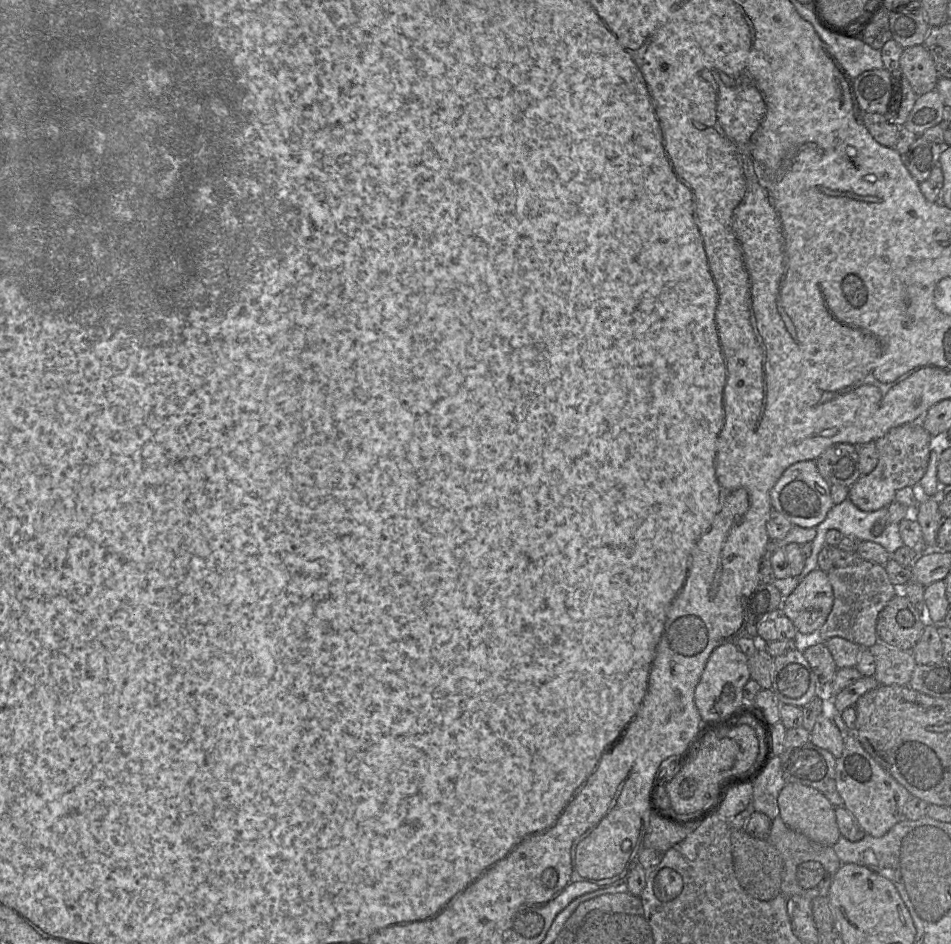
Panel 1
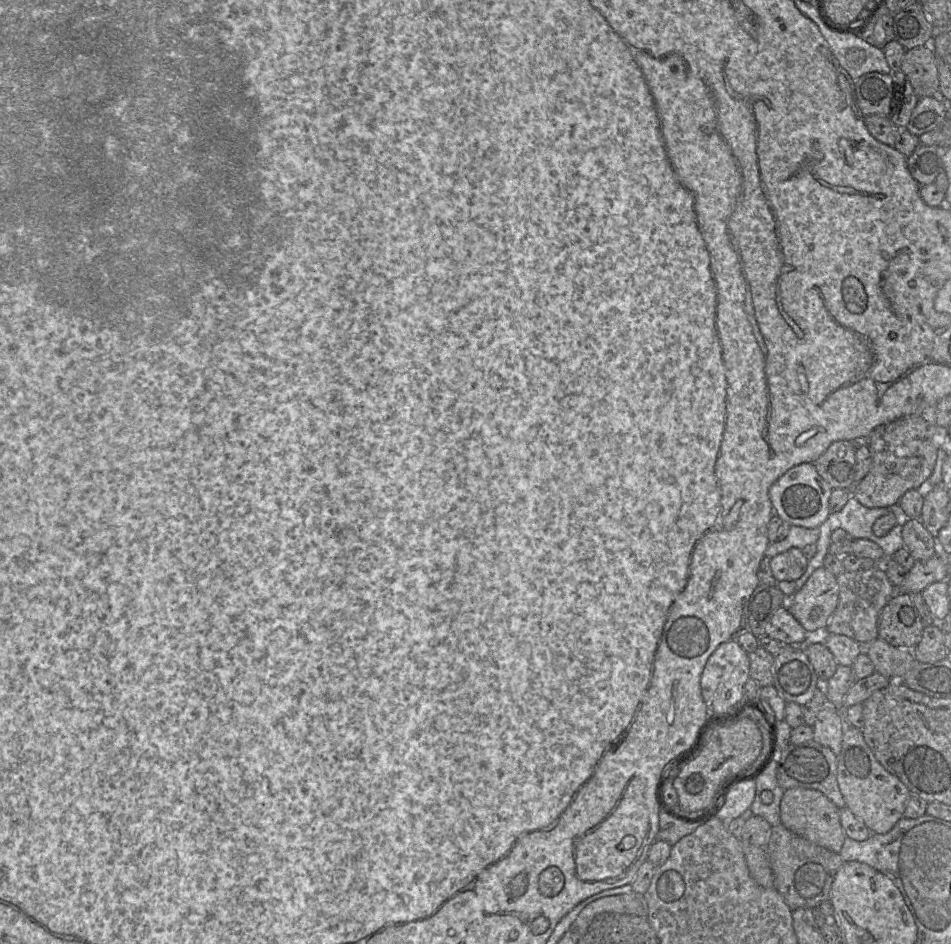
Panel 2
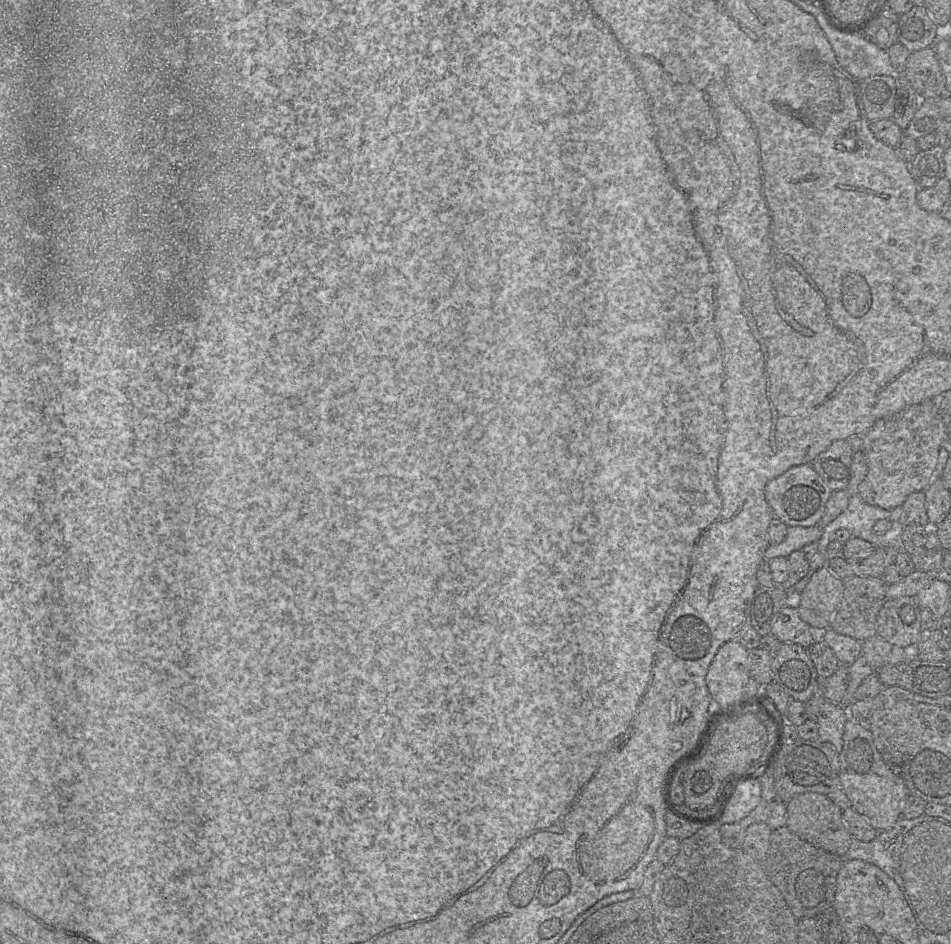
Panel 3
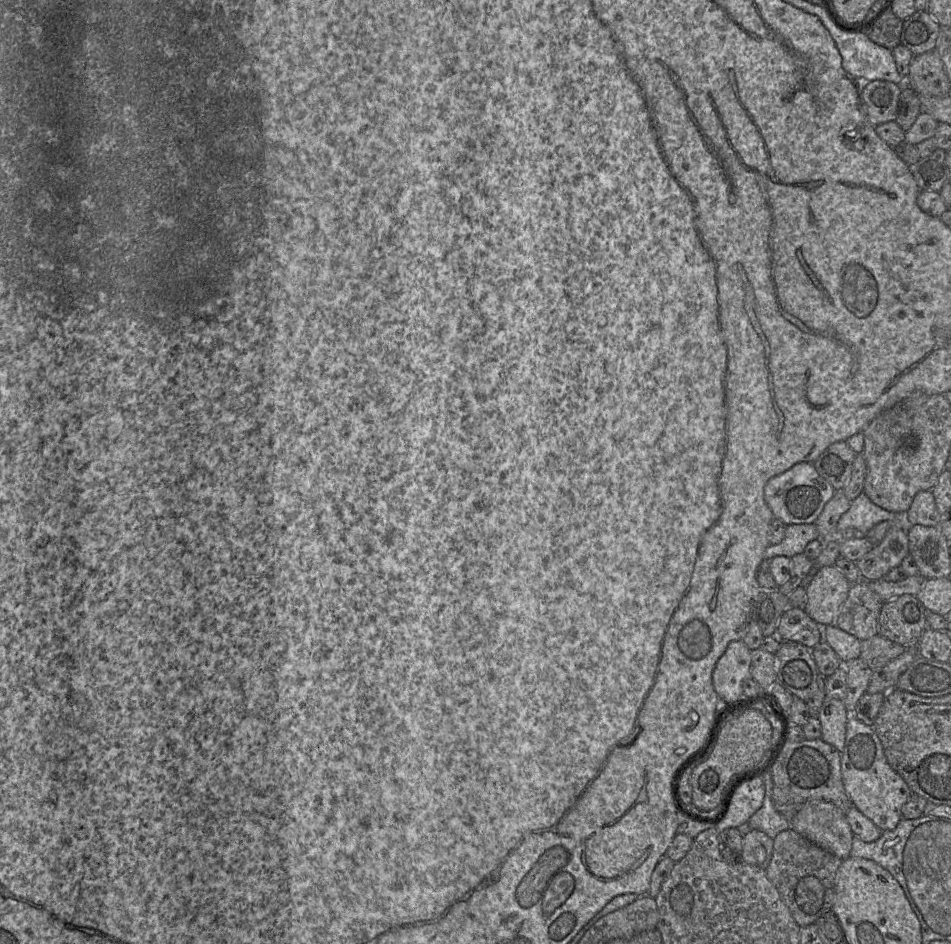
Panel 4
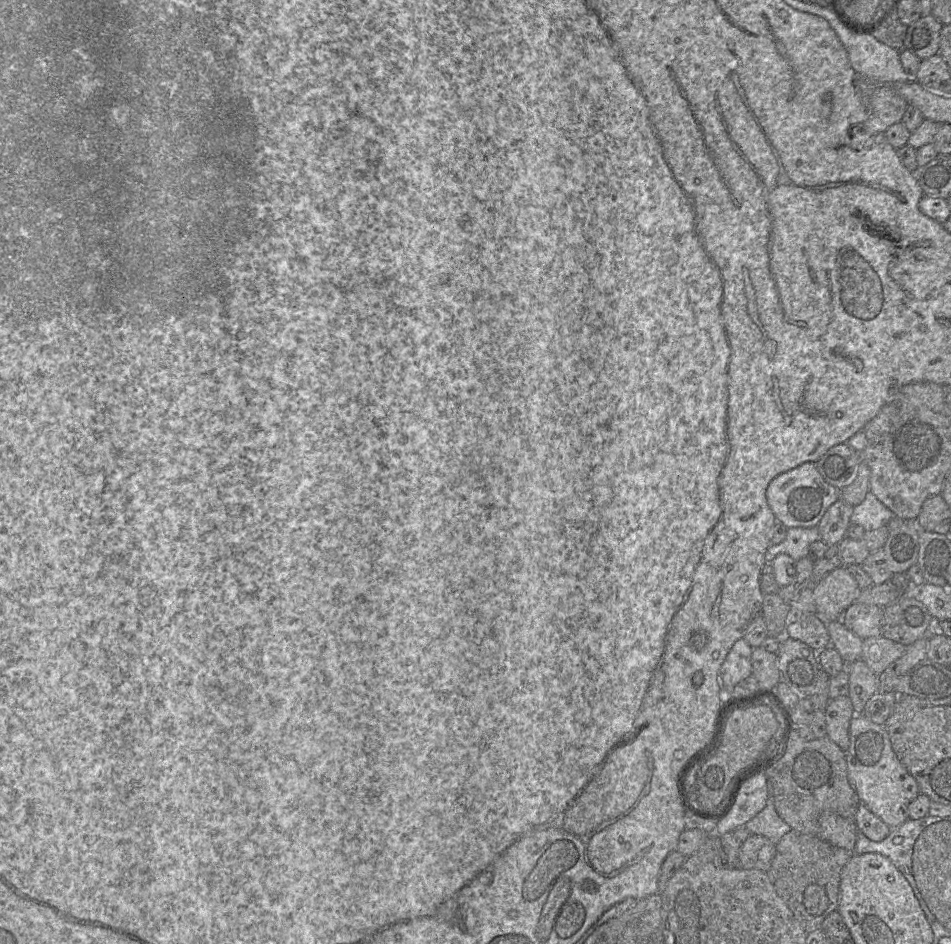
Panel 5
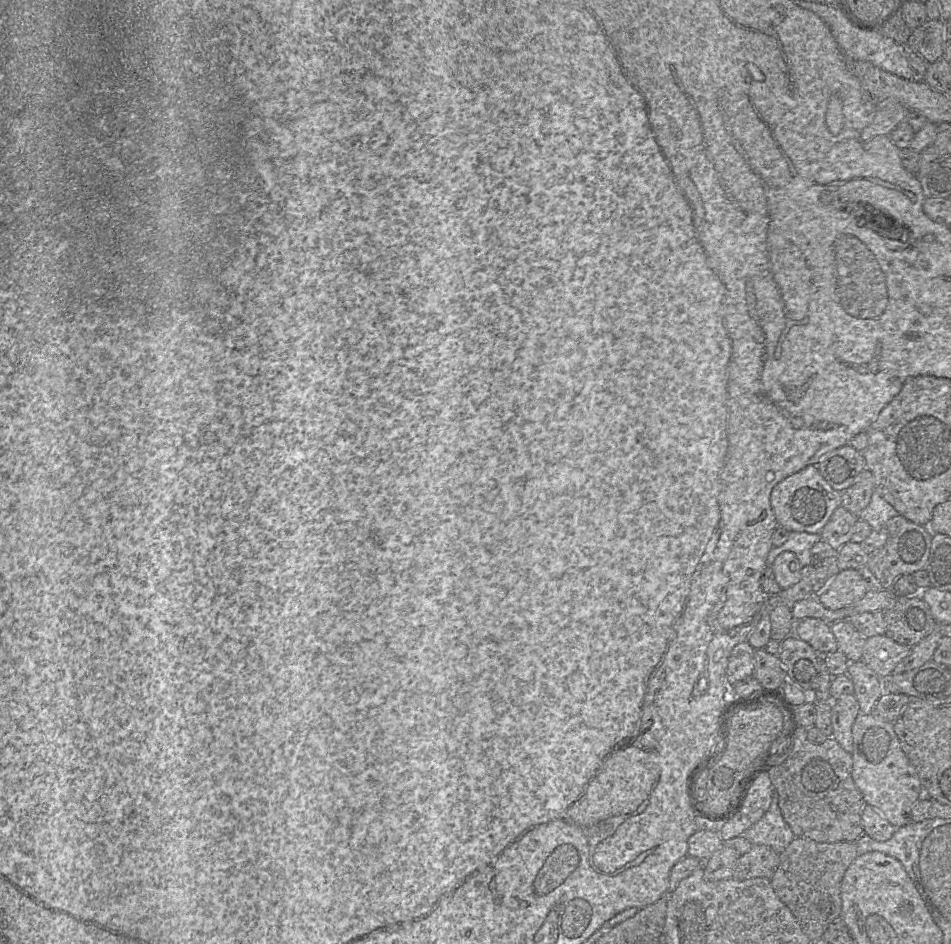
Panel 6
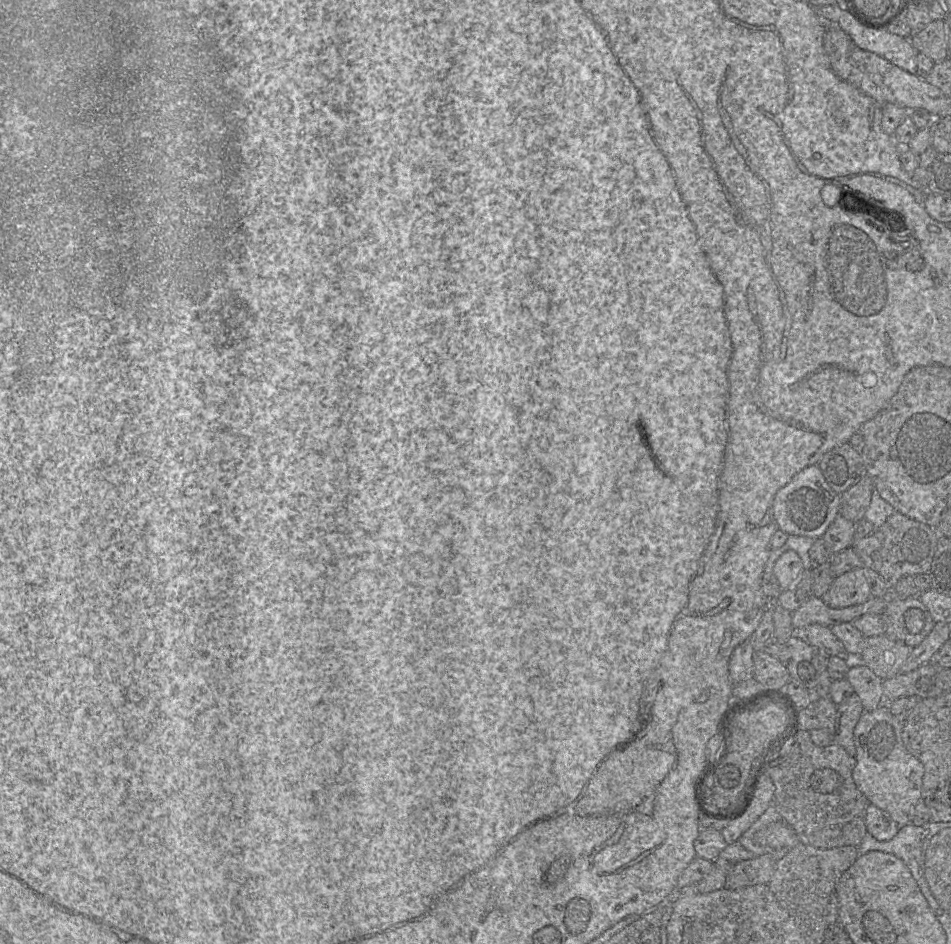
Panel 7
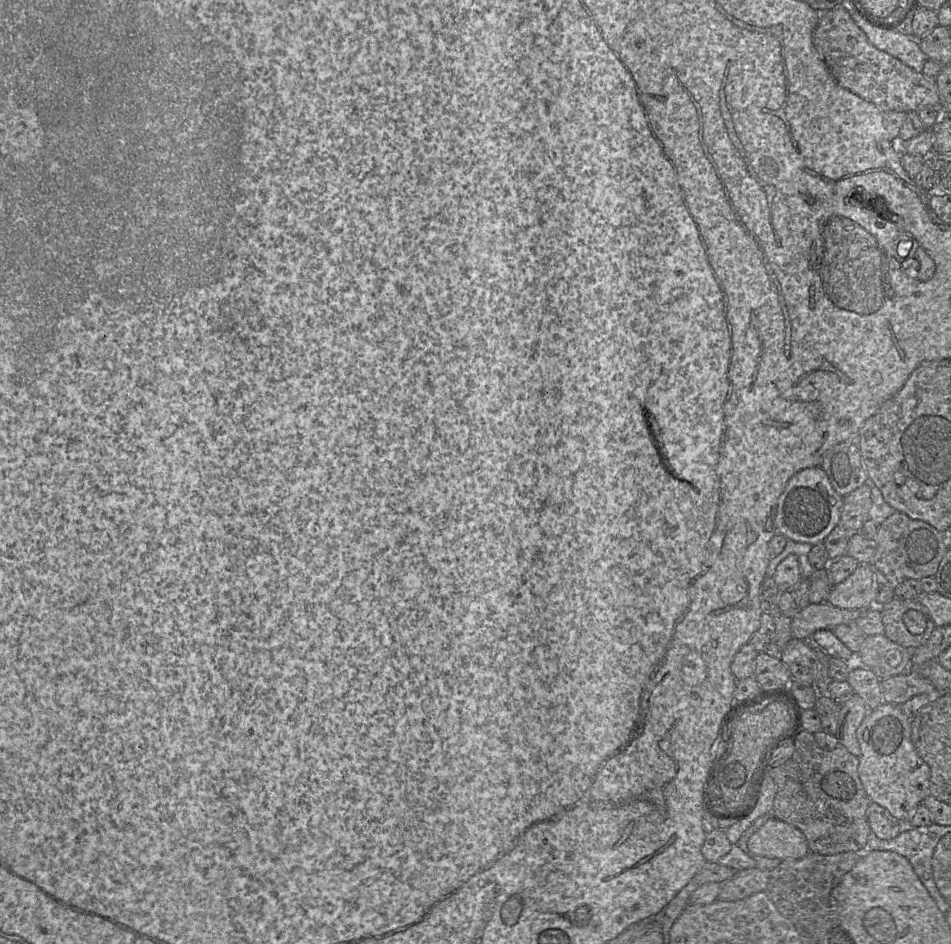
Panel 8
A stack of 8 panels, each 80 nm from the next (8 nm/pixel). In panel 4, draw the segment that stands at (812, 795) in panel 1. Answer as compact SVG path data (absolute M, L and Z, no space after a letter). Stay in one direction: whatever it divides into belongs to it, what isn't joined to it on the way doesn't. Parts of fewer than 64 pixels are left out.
M831 802L804 803L790 820L790 828L841 860L851 857L854 834L846 814Z

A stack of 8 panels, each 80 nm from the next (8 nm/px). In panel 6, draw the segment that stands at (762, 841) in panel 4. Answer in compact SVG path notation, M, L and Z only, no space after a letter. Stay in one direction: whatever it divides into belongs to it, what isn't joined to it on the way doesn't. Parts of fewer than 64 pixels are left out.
M762 844L752 845L751 849L740 855L733 877L736 880L751 878L771 879L779 864L780 854Z

